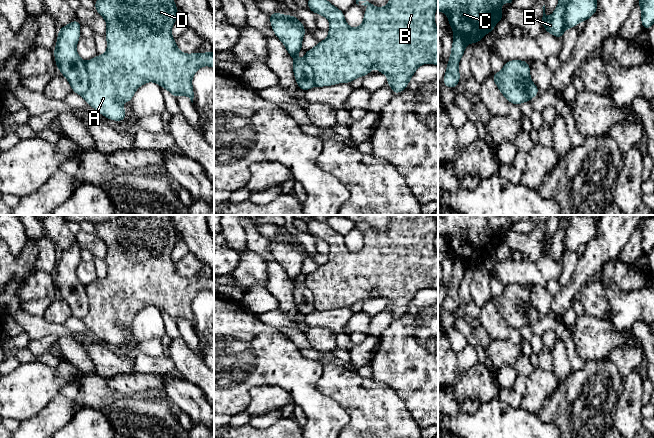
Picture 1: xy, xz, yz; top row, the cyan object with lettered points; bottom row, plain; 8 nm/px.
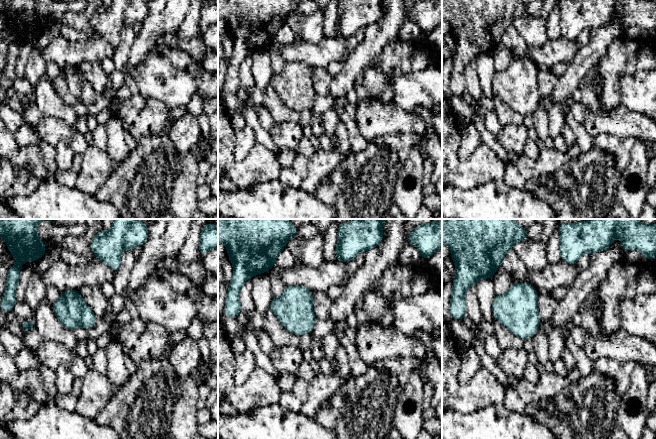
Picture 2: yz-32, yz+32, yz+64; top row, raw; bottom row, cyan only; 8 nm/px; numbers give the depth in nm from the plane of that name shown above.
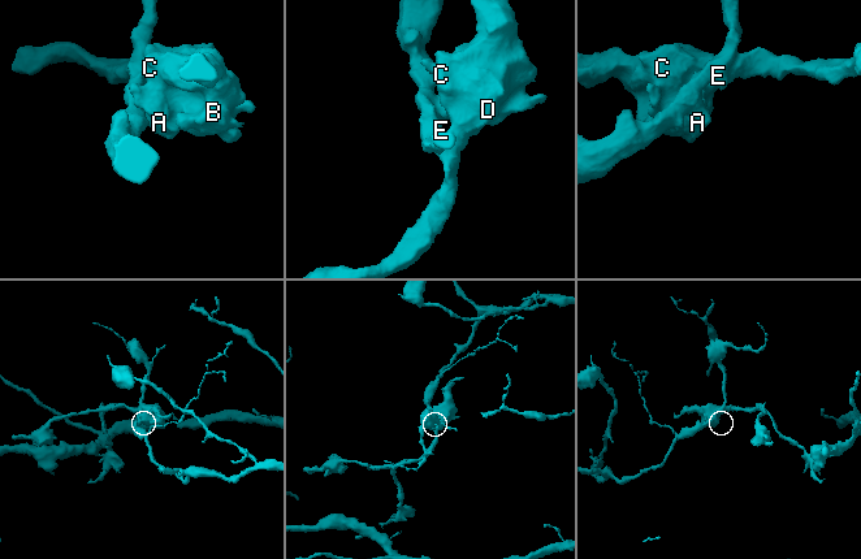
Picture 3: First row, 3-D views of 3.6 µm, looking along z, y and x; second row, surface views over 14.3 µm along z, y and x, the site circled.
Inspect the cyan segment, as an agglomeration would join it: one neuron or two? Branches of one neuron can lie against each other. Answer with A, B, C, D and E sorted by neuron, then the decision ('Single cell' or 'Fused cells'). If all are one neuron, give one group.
Groups: A B C D / E. Fused cells

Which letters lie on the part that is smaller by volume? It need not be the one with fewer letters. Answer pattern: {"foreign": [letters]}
{"foreign": ["A", "B", "C", "D"]}

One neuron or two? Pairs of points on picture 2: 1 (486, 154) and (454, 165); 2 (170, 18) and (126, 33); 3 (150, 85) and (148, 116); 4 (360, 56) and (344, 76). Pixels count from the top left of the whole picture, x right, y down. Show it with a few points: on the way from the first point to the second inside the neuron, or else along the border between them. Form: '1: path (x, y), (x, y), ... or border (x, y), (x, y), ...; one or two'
1: path (478, 162), (475, 165), (462, 165); one
2: border (136, 36), (128, 58); two
3: border (139, 93), (144, 98), (160, 100), (169, 109); two
4: path (357, 61), (349, 71); one

